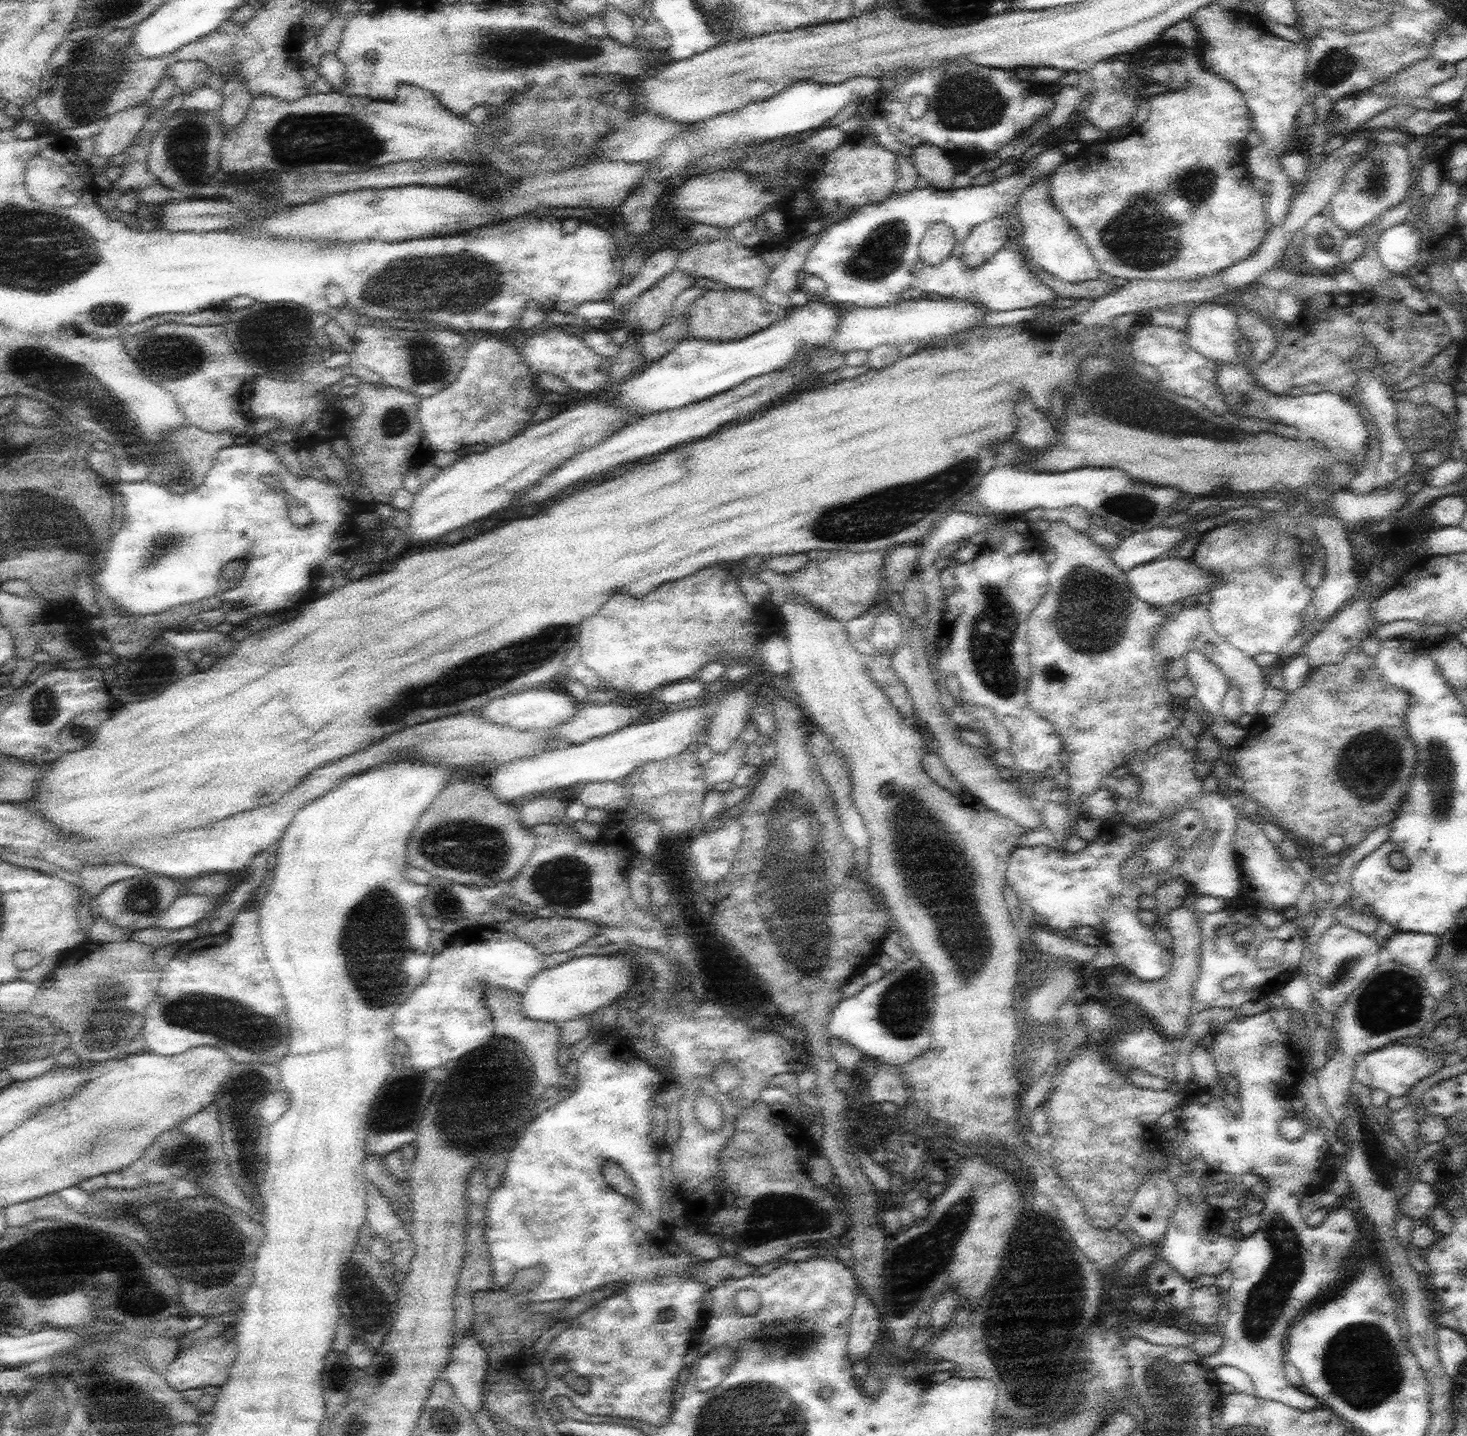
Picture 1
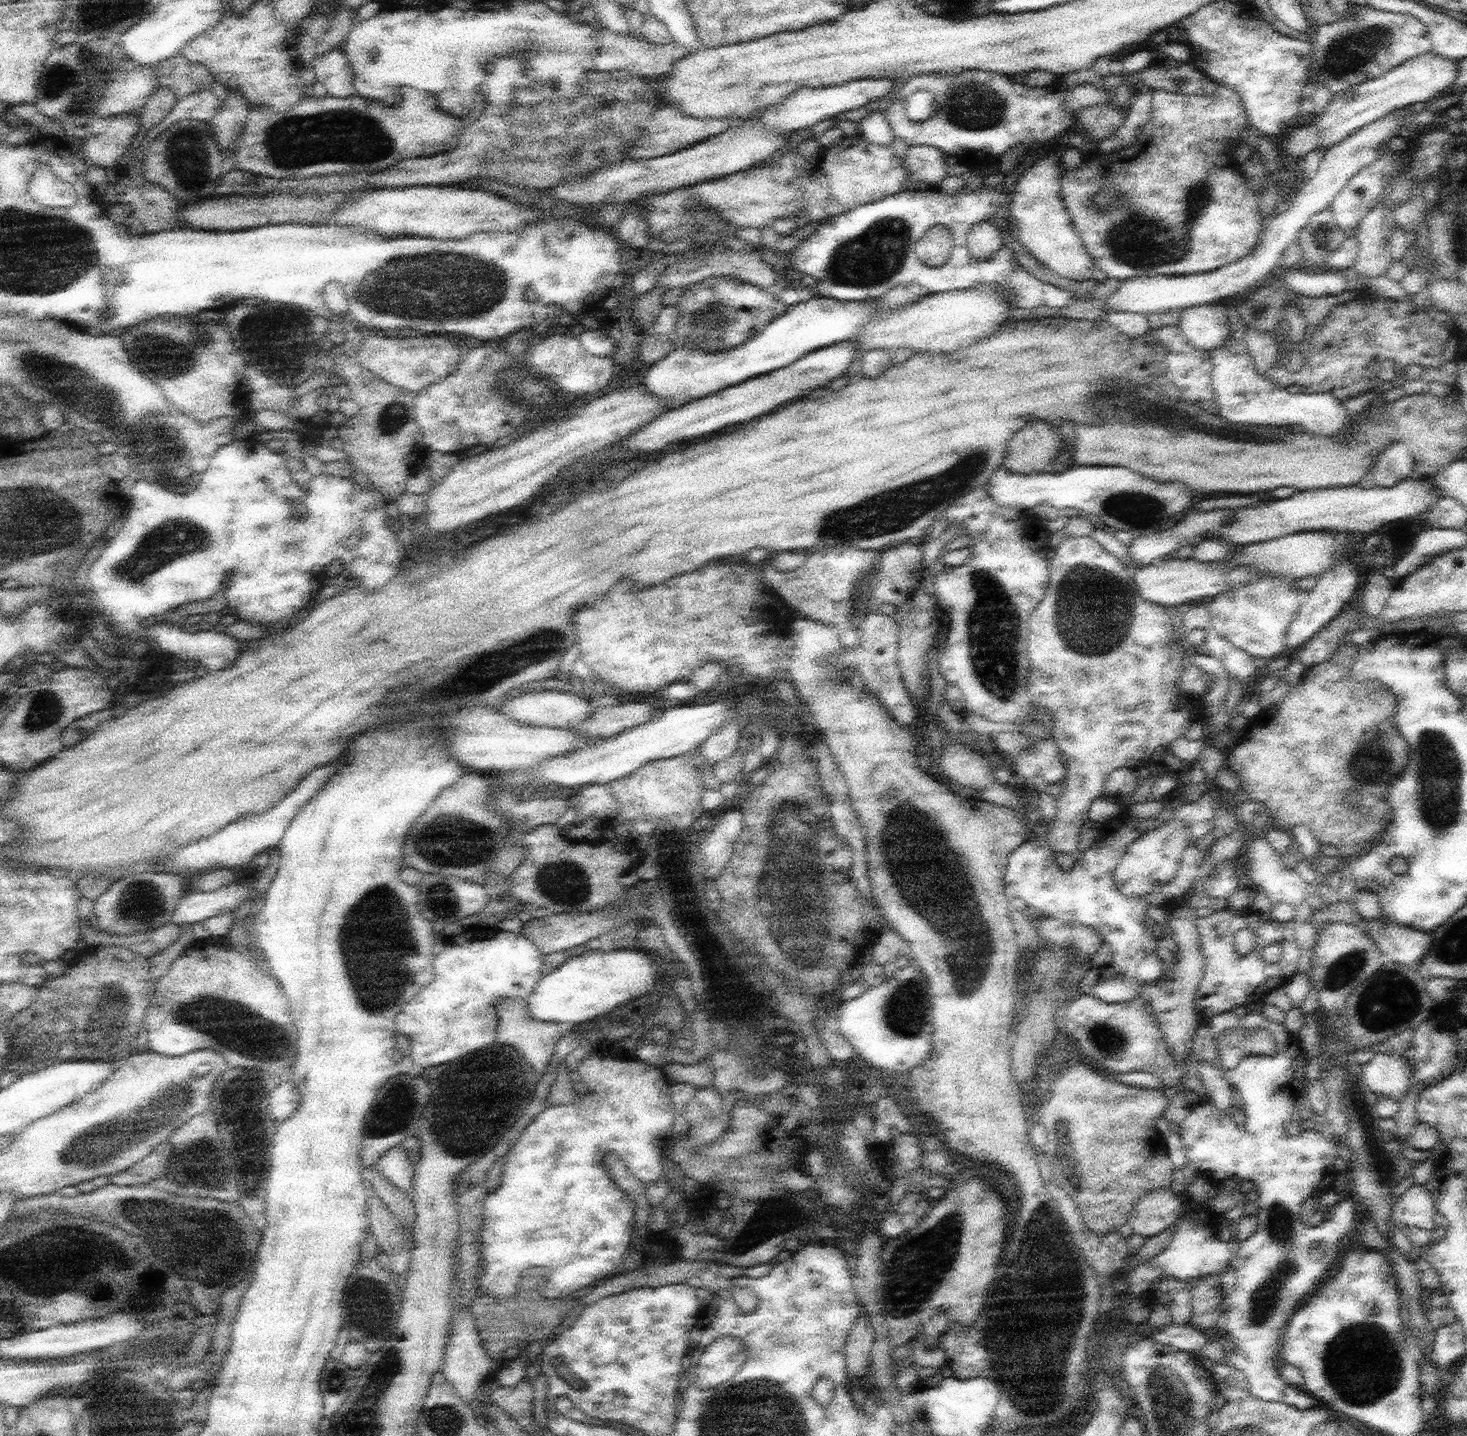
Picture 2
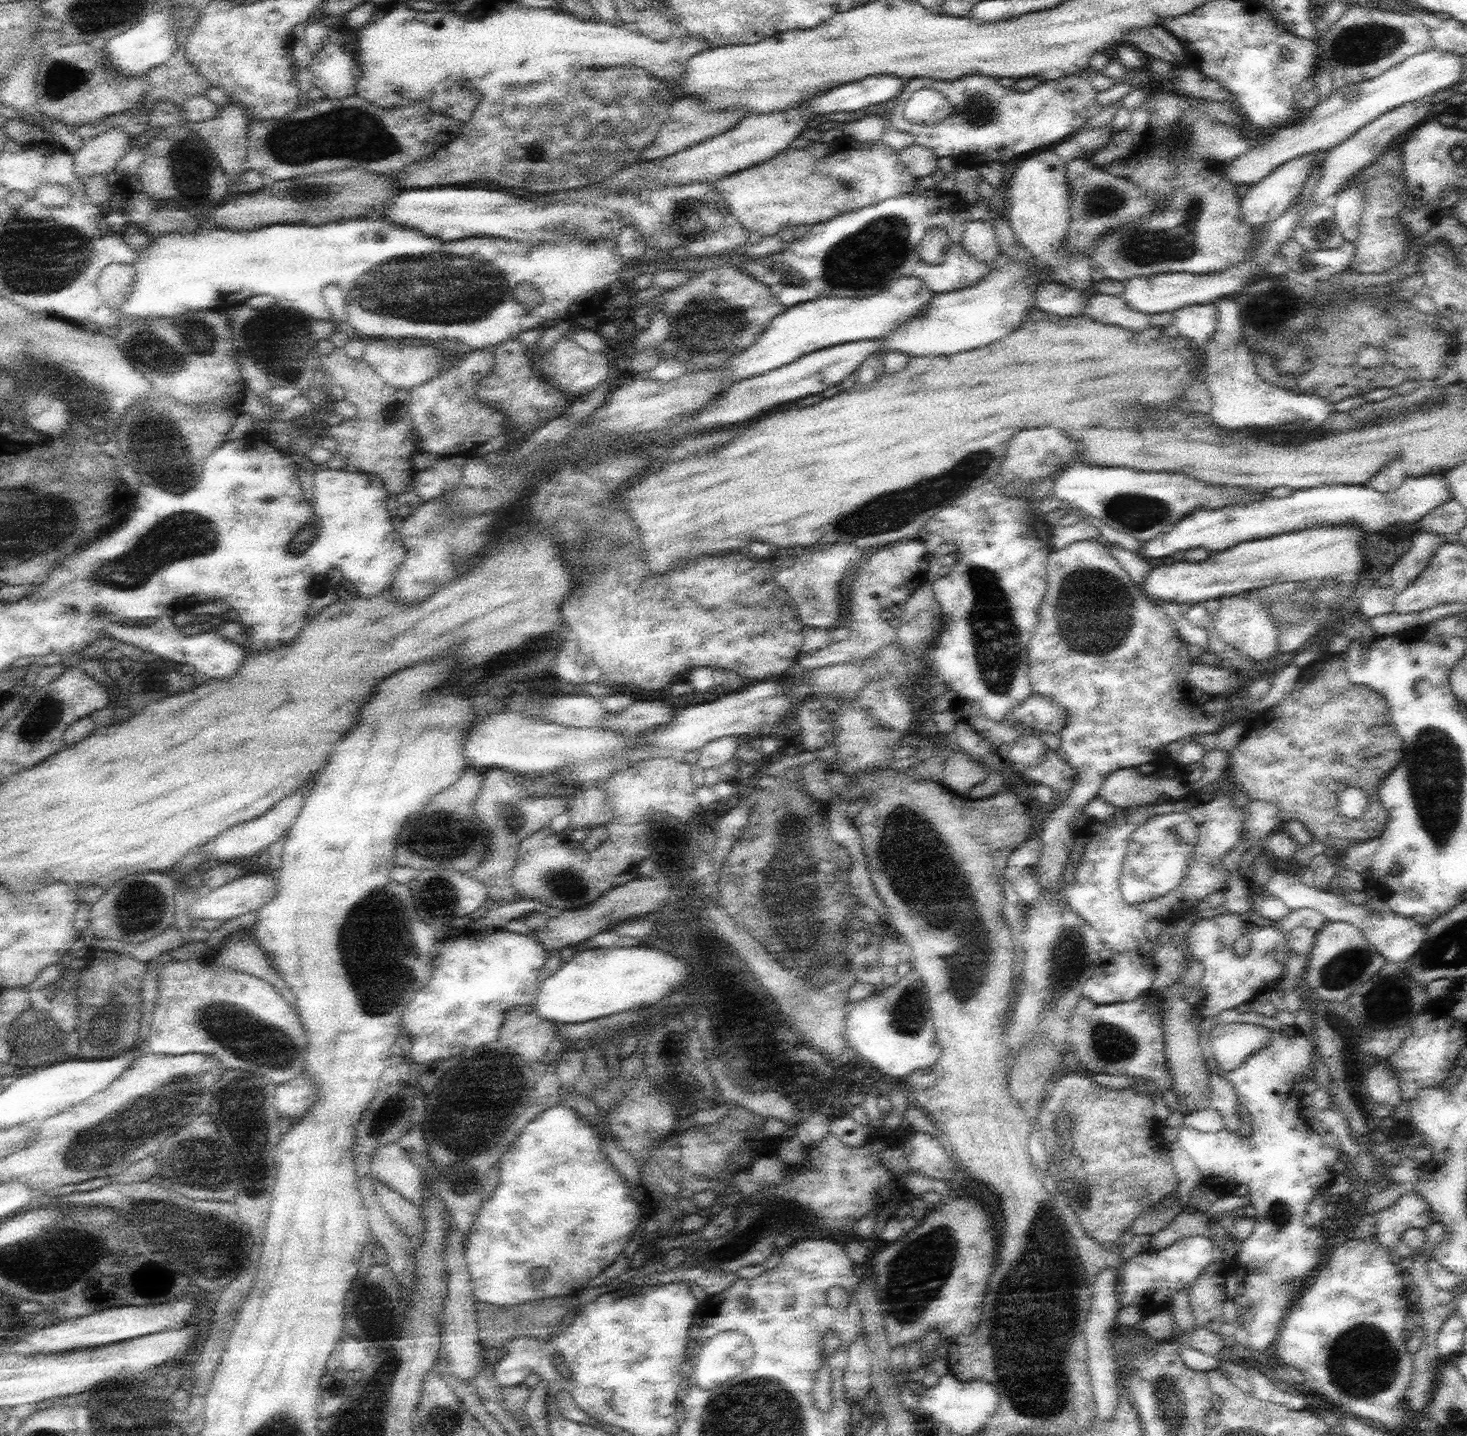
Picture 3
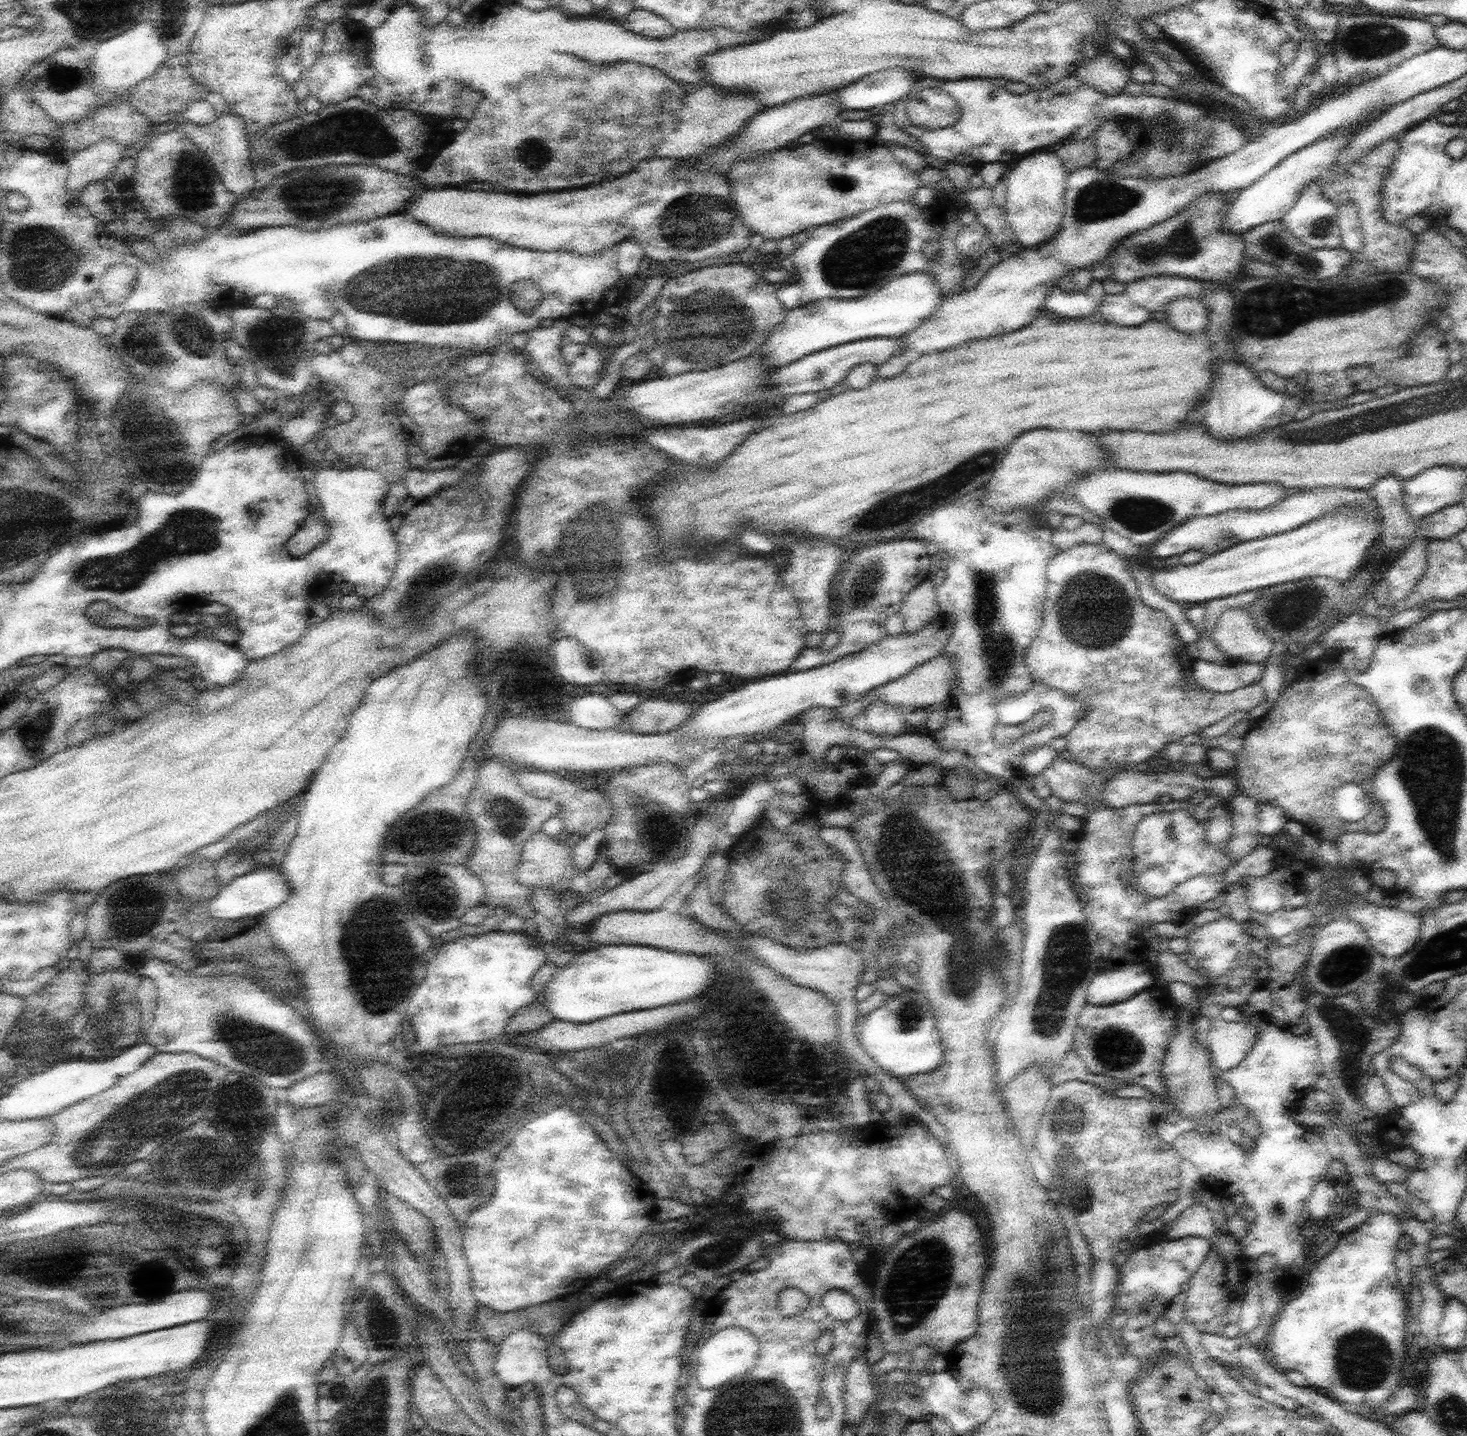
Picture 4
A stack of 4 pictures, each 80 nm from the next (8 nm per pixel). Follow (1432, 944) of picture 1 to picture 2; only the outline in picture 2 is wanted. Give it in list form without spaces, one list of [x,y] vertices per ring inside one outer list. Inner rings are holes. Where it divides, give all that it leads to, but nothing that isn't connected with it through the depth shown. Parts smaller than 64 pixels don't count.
[[[1388,917],[1363,918],[1365,931],[1374,939],[1382,954],[1400,964],[1416,964],[1424,958],[1433,944],[1433,933],[1405,926]]]

